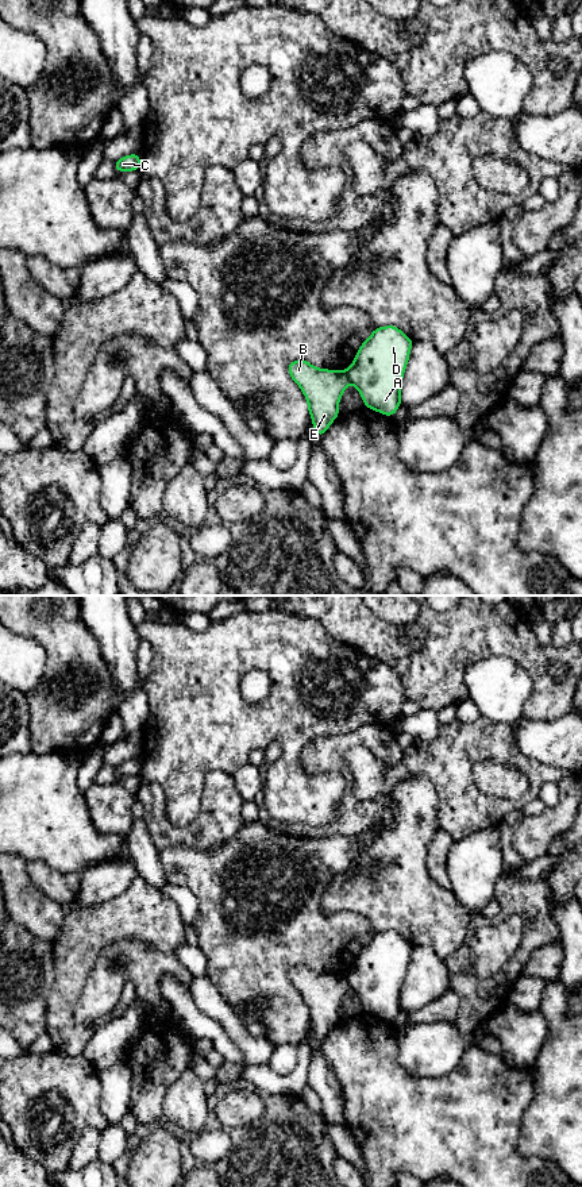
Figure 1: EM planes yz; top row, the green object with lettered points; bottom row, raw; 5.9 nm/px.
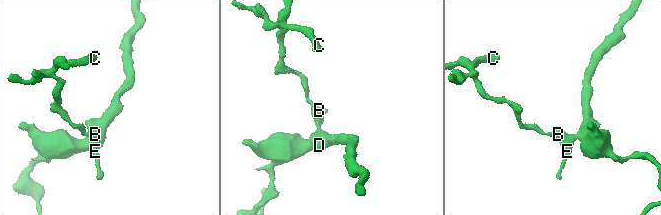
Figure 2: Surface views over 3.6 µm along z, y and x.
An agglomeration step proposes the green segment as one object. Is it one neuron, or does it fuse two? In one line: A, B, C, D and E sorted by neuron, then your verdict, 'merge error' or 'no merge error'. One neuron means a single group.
A D / B C E | merge error

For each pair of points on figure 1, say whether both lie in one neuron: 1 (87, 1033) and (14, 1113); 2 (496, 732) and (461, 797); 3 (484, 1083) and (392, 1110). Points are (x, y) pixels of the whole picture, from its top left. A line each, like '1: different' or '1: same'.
1: different
2: same
3: same

